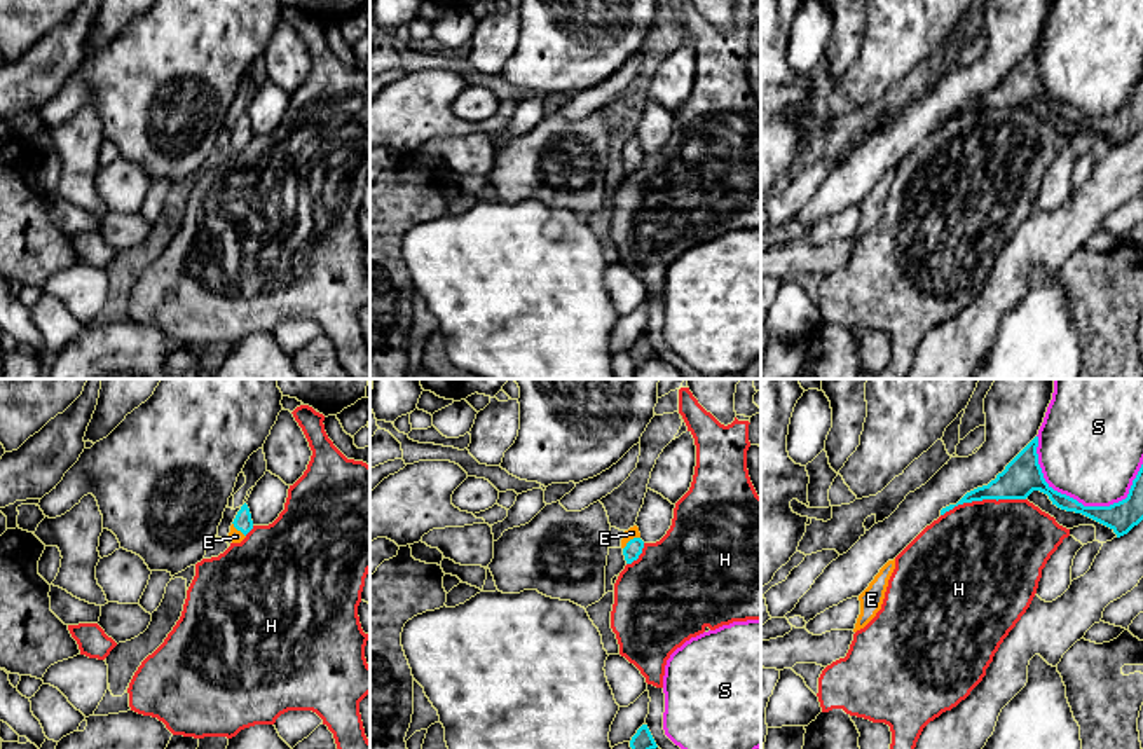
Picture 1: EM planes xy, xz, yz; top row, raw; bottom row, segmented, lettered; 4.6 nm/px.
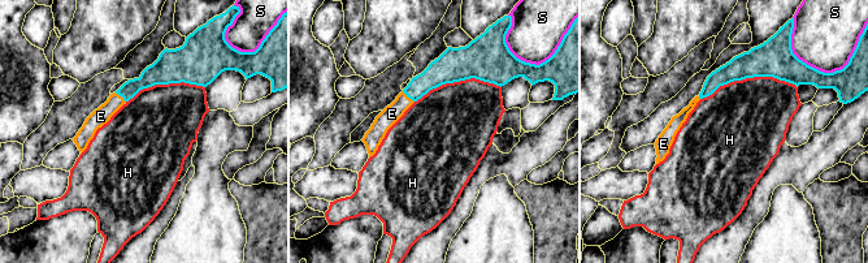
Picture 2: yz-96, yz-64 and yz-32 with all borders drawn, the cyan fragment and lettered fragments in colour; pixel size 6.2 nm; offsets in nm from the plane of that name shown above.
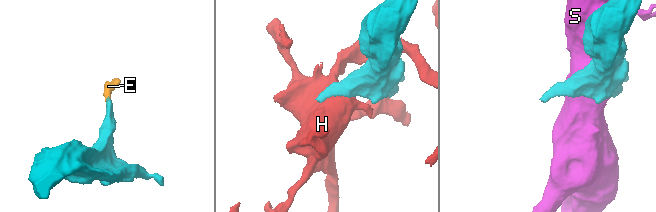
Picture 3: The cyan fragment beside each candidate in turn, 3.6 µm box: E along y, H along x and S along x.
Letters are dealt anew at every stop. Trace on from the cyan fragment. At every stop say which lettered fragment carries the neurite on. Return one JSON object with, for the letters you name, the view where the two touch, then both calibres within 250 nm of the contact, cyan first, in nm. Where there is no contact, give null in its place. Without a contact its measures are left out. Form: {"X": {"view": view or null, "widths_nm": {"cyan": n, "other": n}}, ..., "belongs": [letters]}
{"E": {"view": "xz", "widths_nm": {"cyan": 80, "other": 50}}, "belongs": ["E"]}

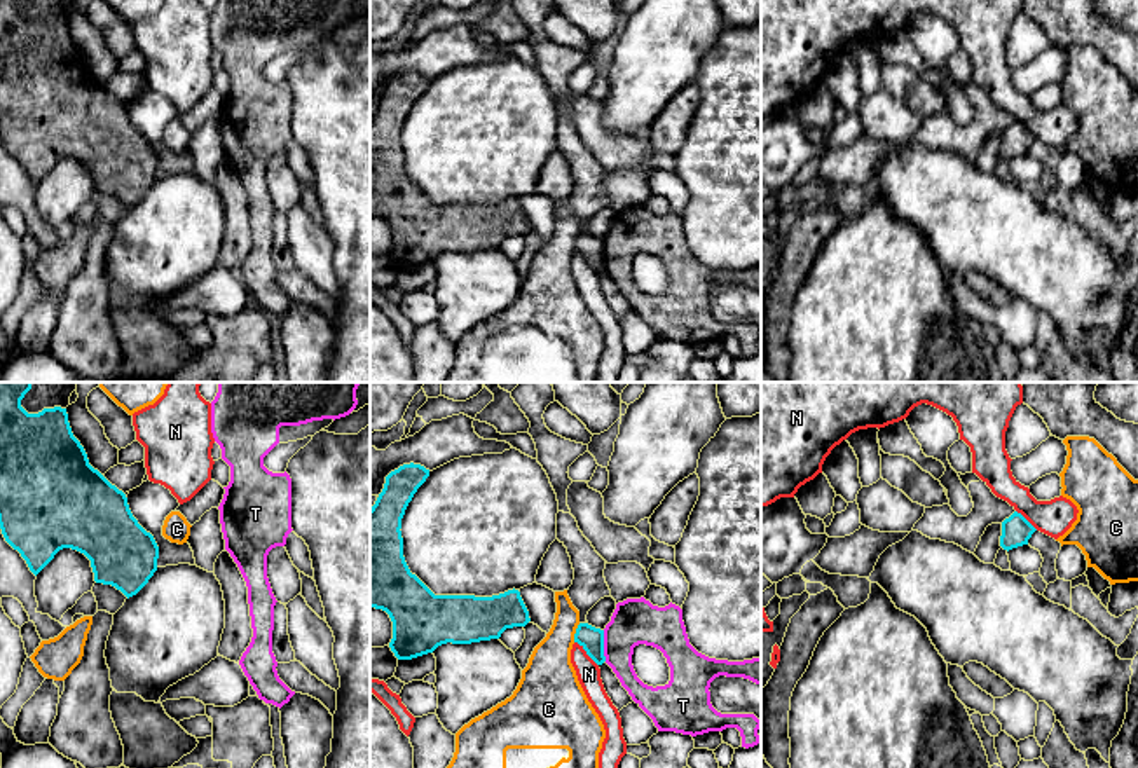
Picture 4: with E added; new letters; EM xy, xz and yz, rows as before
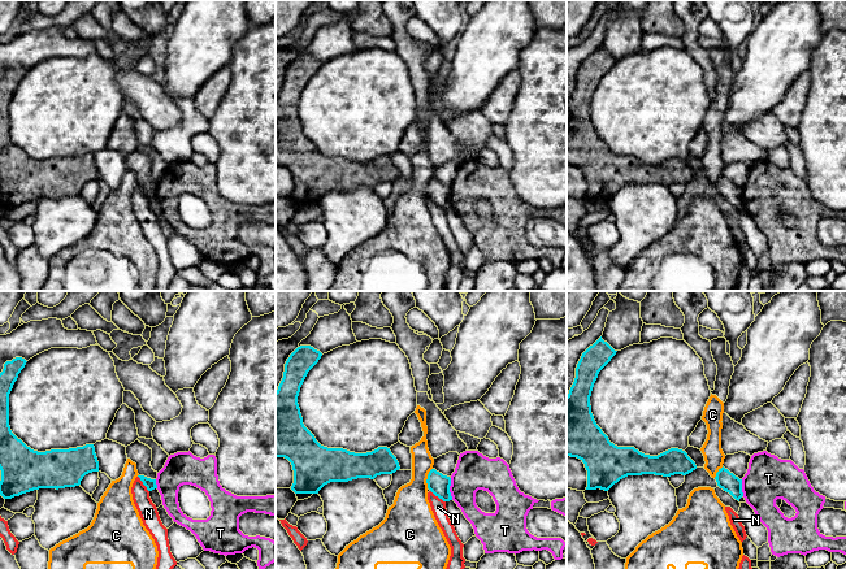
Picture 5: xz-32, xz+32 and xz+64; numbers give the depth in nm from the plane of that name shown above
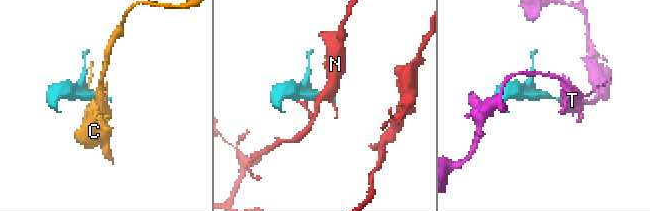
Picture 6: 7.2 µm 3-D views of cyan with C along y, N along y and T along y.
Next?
{"belongs": []}

